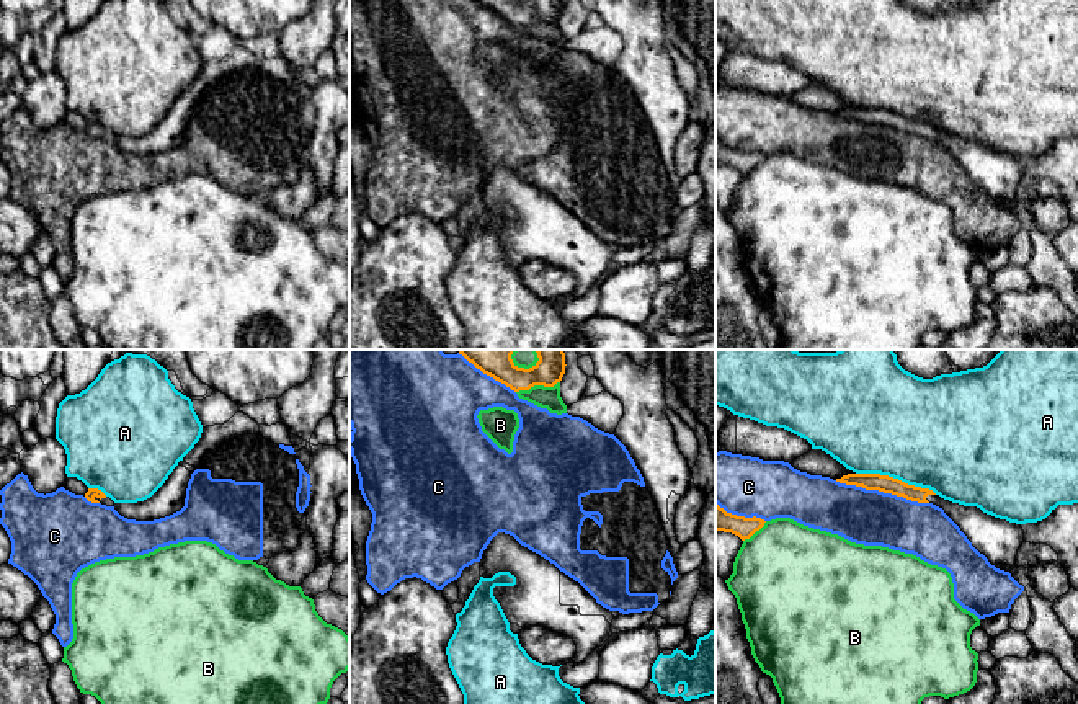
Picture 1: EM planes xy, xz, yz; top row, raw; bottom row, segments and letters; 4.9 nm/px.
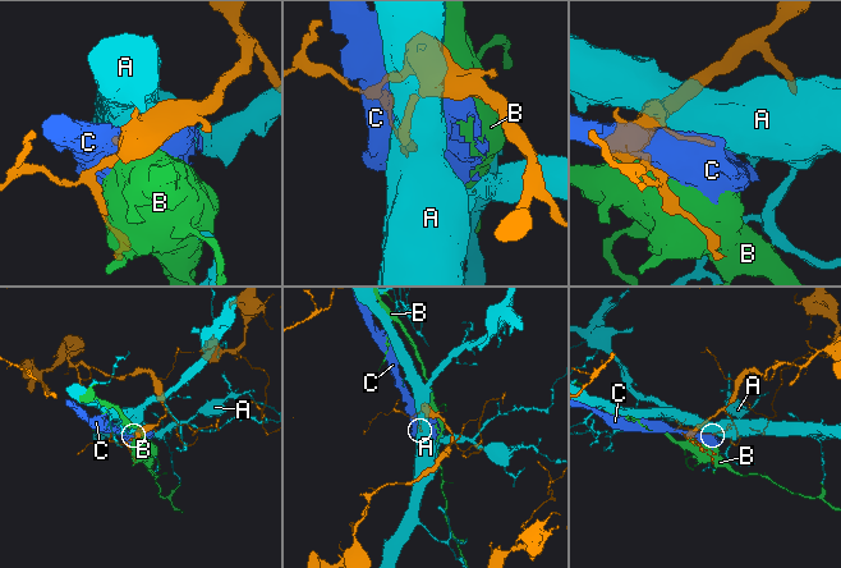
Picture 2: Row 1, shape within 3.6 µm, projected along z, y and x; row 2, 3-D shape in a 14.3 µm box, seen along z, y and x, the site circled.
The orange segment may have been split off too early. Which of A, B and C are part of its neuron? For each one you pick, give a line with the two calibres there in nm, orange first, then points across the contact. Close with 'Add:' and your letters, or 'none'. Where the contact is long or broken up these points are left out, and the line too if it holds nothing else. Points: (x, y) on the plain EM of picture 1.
Add: none

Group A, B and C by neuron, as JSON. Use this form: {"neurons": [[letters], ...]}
{"neurons": [["A"], ["B"], ["C"]]}

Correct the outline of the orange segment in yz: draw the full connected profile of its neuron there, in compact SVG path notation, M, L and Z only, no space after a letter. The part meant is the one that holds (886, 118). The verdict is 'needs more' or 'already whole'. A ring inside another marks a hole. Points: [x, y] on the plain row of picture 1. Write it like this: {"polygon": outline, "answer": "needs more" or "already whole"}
{"polygon": "M848 108L836 113L836 116L892 127L918 137L933 137L944 144L991 199L1004 206L1011 206L1016 201L1018 183L1024 176L1024 165L1016 157L987 149L977 140L952 137L929 123L908 119L889 109Z", "answer": "needs more"}

